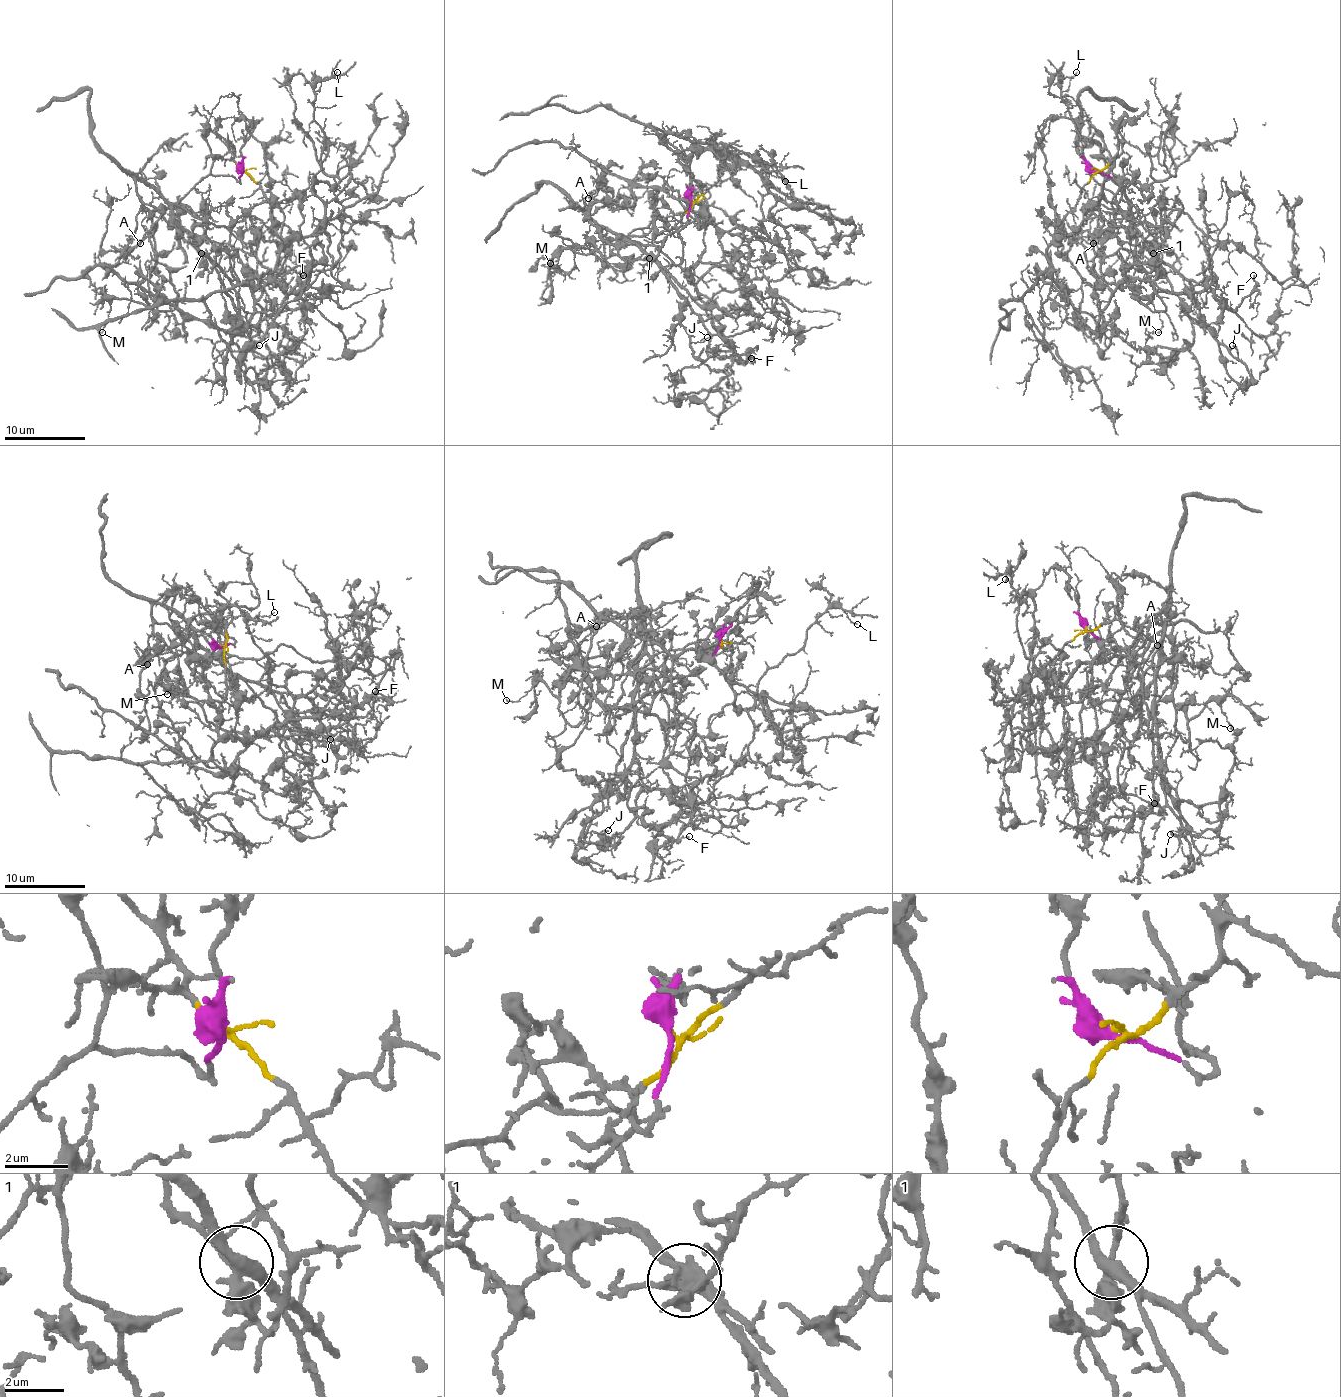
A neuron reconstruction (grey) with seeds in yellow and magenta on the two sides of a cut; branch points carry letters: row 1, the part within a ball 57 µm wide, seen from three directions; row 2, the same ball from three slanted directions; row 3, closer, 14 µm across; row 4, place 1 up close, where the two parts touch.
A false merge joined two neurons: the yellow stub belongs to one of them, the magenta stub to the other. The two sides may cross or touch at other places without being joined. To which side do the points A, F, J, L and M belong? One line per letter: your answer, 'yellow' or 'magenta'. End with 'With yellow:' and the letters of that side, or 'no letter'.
A: magenta
F: magenta
J: magenta
L: yellow
M: magenta
With yellow: L

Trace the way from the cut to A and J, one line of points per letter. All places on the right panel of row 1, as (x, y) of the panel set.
A: (1095, 171), (1119, 179), (1115, 175), (1131, 202), (1107, 179), (1103, 183), (1097, 208), (1077, 232), (1093, 244)
J: (1095, 171), (1119, 179), (1113, 175), (1146, 246), (1190, 284), (1198, 317), (1234, 357), (1232, 345)

